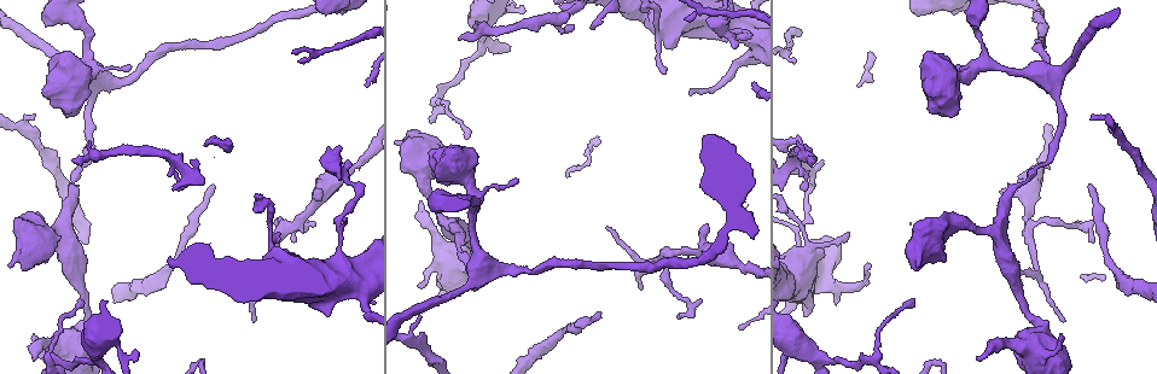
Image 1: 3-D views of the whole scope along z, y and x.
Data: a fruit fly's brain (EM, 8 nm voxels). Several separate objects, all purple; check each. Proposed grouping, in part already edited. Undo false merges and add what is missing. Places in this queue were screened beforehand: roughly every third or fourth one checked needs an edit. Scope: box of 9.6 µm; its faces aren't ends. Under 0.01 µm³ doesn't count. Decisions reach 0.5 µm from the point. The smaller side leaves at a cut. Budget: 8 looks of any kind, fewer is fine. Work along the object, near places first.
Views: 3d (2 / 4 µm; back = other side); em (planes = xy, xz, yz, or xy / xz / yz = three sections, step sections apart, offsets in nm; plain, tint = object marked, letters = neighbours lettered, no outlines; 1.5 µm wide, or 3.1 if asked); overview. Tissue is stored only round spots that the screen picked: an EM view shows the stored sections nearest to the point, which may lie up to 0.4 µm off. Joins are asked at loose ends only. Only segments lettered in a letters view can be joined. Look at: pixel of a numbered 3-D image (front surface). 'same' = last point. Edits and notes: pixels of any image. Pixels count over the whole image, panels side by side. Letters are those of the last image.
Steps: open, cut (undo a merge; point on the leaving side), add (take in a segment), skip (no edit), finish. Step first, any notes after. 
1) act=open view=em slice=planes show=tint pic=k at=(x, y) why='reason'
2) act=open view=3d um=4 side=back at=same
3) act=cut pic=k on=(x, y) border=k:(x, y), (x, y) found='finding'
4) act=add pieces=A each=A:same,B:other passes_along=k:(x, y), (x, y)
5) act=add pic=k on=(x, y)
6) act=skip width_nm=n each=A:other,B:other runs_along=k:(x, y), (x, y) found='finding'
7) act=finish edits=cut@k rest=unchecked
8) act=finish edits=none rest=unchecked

act=open view=3d um=2 pic=1 at=(269, 225) why='a narrow waist'

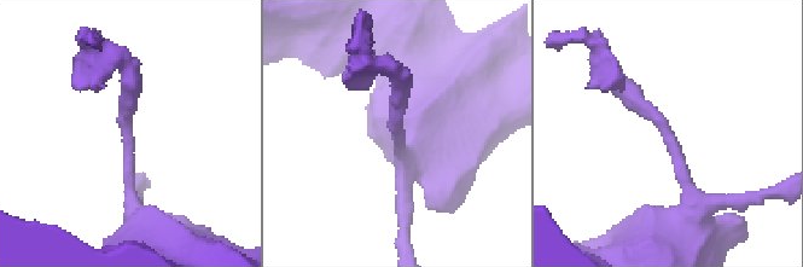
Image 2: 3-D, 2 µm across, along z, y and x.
act=open view=em slice=xy step=4 show=tint pic=2 at=(670, 135) arm_widths_nm=180,340

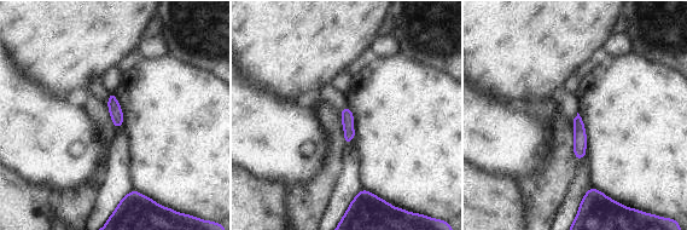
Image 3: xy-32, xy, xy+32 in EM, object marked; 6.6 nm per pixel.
act=open view=em slice=planes show=letters at=same why='cut it another way'

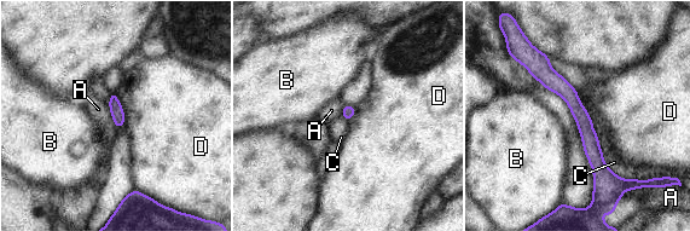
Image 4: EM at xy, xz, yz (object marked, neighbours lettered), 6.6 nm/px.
act=skip each=A:other,B:other,C:other,D:other border=4:(114, 92), (123, 111), (125, 122) found='all the same cell'

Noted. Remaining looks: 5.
act=open view=em slice=planes show=letters pic=1 at=(562, 18) why='arms part here'

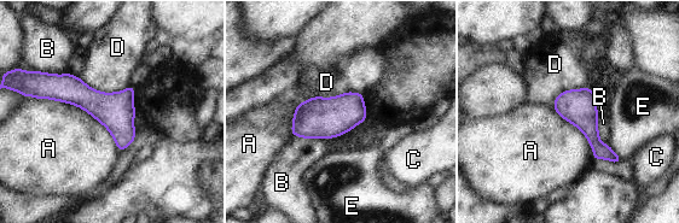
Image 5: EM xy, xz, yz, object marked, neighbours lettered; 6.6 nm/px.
act=skip each=A:other,B:other,C:other,D:other,E:other runs_along=5:(44, 86), (92, 100), (131, 139) found='one cell here'

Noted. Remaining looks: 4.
act=open view=em slice=planes show=tint pic=1 at=(1004, 345) why='sudden change in width'

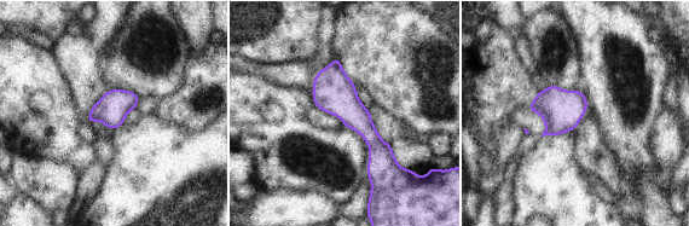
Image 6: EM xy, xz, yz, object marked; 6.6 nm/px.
act=open view=em slice=planes show=letters at=same why='what lies round it'

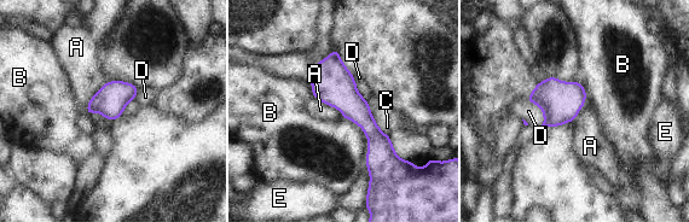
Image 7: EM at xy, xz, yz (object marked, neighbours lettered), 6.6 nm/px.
act=skip longest_contact=B:380nm each=A:other,B:other,C:other,D:other,E:other border=7:(109, 81), (92, 97), (85, 112) found='all the same cell'

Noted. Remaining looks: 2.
act=finish edits=none rest=unchecked

